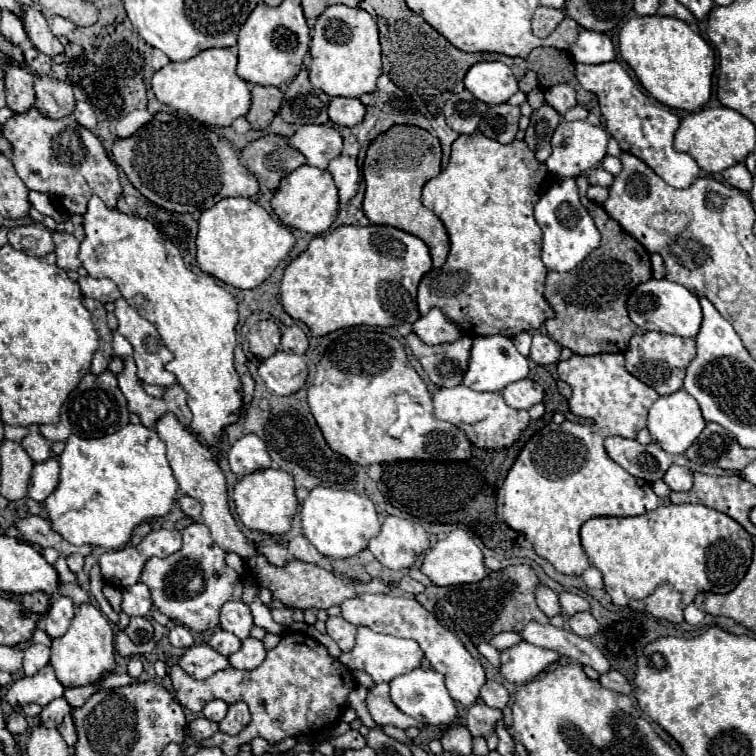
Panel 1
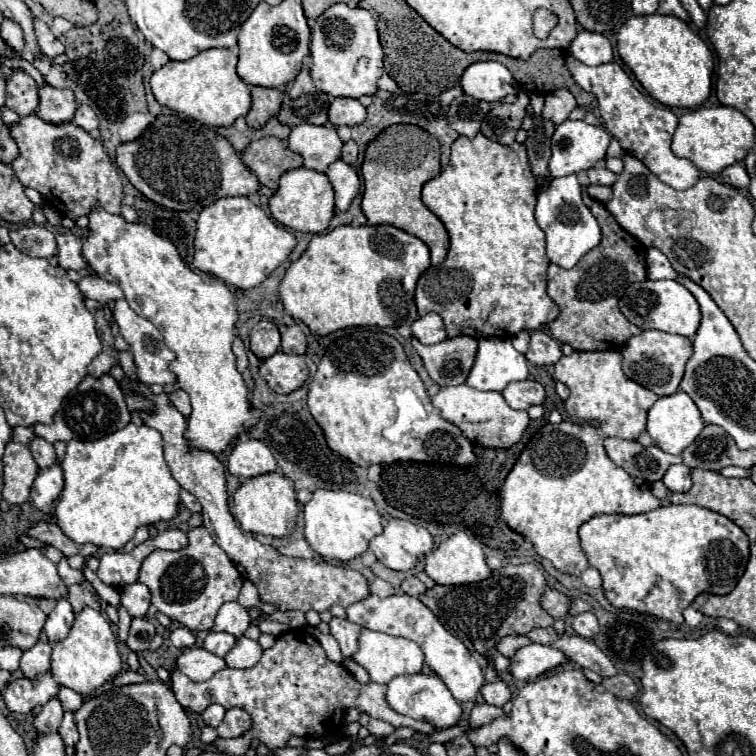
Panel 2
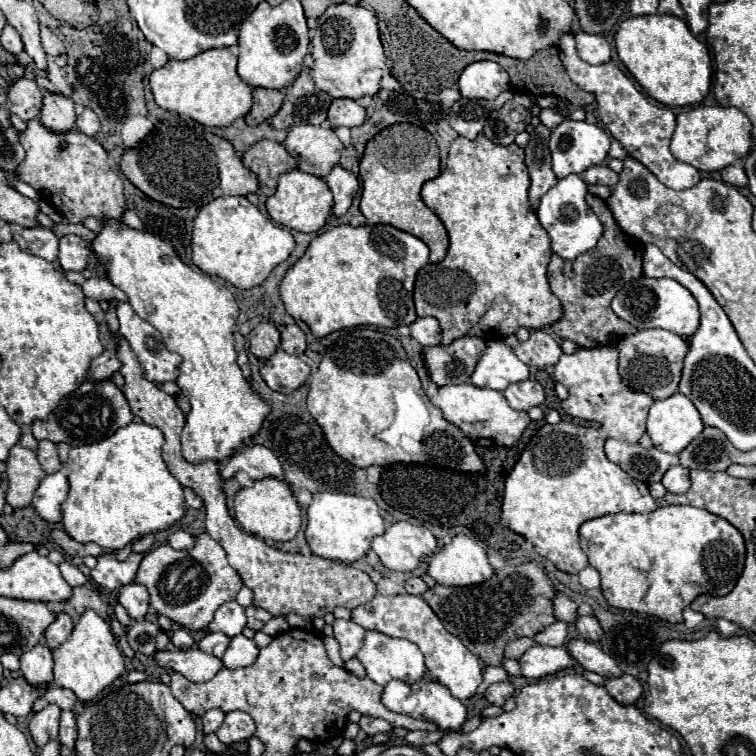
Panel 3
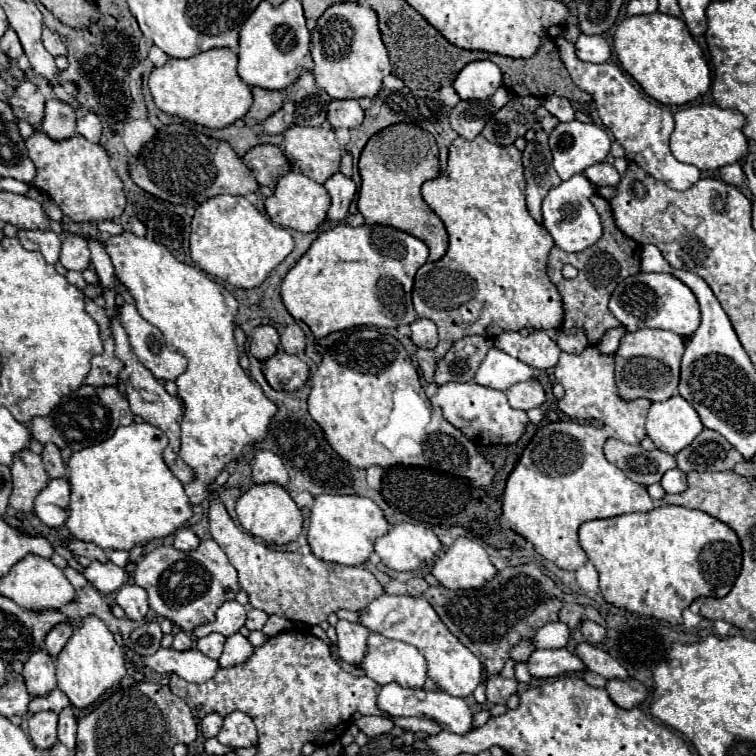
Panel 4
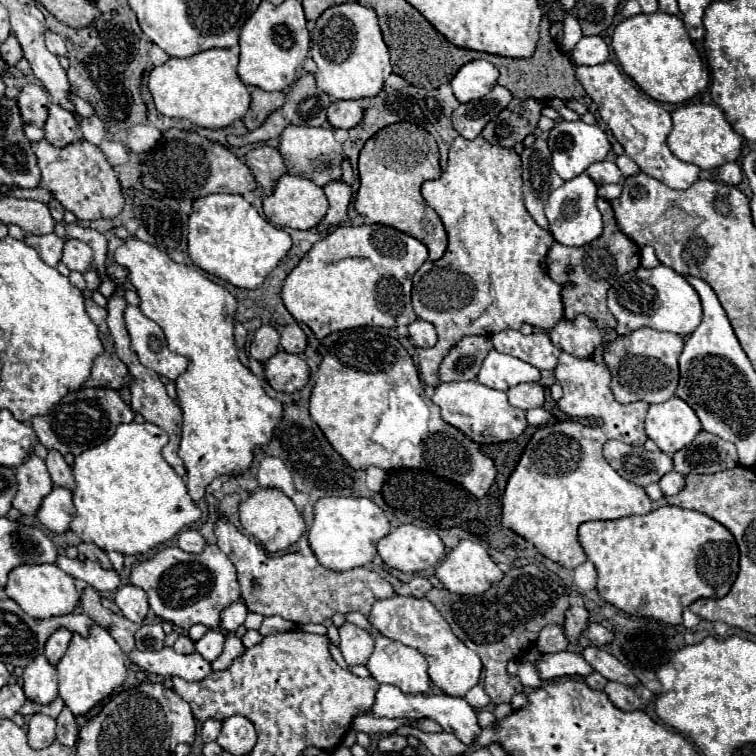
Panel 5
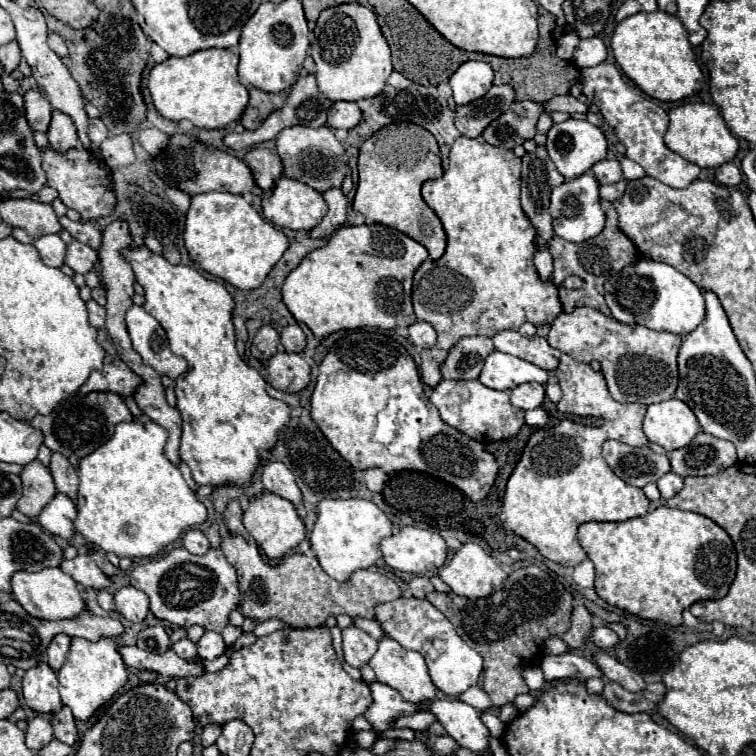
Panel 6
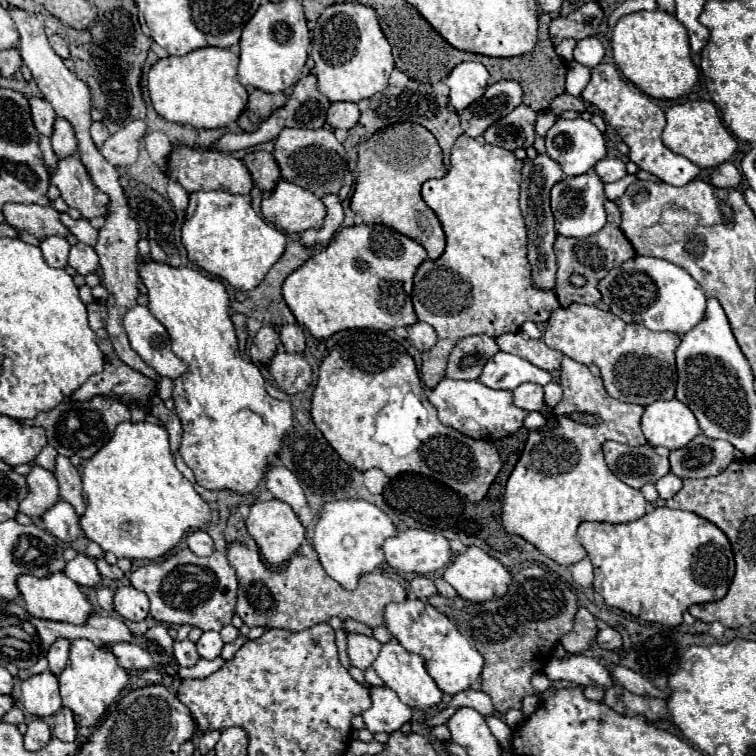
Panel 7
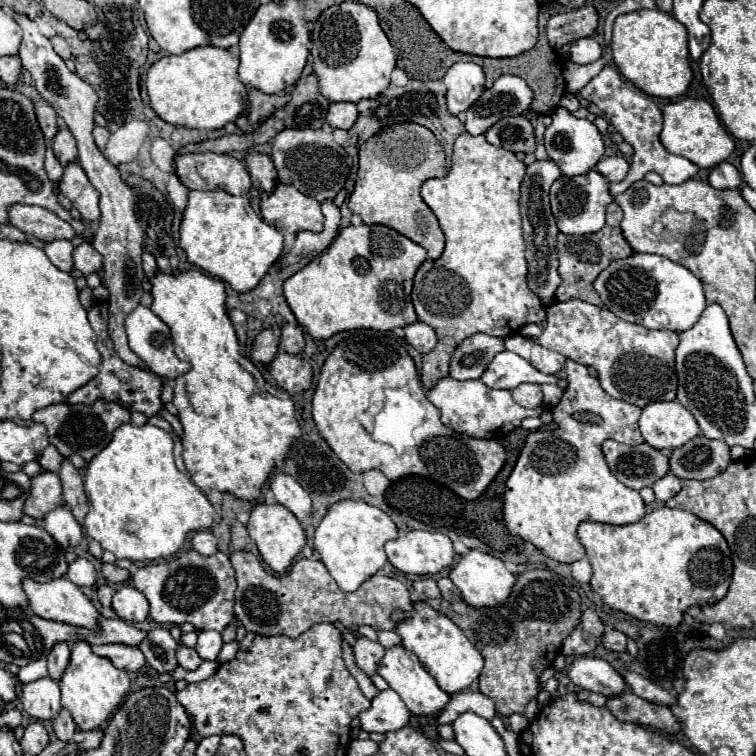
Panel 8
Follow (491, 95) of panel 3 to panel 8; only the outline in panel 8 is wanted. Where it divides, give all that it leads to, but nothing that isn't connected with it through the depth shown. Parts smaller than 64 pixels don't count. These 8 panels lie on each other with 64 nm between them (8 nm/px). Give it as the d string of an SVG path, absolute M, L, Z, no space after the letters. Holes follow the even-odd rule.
M456 62L444 76L444 82L446 82L446 104L448 104L448 110L452 114L460 114L460 112L466 112L478 98L480 94L484 92L484 70L482 66L474 64L474 62Z

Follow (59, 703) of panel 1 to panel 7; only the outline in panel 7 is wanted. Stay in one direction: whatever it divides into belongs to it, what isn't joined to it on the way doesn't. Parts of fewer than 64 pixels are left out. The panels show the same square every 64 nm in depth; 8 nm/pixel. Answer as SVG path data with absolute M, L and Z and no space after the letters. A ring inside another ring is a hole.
M36 718L28 724L28 730L24 734L24 748L30 752L42 750L50 742L50 738L52 738L50 726L42 718Z

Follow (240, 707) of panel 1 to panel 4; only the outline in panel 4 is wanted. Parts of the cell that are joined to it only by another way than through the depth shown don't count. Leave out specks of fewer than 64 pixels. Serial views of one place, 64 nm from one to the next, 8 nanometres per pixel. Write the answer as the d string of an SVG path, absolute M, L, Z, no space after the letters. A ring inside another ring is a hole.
M232 712L224 718L222 730L216 736L222 744L232 746L232 748L248 748L258 742L256 736L256 726L252 718L244 712Z

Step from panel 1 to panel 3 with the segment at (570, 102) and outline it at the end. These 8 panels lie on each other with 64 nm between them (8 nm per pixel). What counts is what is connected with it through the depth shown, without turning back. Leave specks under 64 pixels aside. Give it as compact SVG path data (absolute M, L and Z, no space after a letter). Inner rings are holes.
M544 108L544 110L540 112L540 120L542 120L542 124L546 124L548 128L556 128L560 122L566 120L566 114L558 112L556 108Z

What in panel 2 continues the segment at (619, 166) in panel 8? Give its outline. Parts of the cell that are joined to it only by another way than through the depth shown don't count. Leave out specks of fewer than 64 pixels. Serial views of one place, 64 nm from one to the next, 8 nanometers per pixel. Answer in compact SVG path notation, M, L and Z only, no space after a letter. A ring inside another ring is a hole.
M592 168L592 170L588 170L588 180L590 180L590 184L612 186L616 182L616 174L612 174L606 168Z

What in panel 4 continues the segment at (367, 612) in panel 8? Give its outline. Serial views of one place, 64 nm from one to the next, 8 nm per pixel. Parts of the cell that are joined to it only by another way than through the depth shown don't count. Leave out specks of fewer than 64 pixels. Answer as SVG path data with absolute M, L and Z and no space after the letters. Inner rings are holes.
M218 498L210 500L208 508L210 534L218 542L218 546L228 556L230 564L238 572L238 582L242 590L250 594L250 606L264 610L266 614L276 614L288 620L300 620L304 624L320 624L328 614L346 608L360 612L374 598L382 596L384 590L380 582L362 566L340 566L332 562L324 562L314 554L300 552L280 552L264 546L262 540L244 532L234 520L228 516L226 508Z

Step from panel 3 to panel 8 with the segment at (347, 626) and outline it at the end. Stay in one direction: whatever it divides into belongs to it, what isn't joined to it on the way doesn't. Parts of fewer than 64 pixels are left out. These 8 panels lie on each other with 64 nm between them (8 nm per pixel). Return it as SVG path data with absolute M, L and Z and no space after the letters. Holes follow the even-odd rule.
M358 636L352 650L354 650L358 668L366 674L376 674L376 662L380 662L380 658L384 656L384 646L380 646L374 640L368 640L364 636Z

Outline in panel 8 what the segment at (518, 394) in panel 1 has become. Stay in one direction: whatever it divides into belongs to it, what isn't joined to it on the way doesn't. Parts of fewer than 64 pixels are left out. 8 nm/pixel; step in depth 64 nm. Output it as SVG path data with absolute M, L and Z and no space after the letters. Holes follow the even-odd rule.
M520 384L512 390L514 400L524 408L538 408L542 406L542 388L540 384Z

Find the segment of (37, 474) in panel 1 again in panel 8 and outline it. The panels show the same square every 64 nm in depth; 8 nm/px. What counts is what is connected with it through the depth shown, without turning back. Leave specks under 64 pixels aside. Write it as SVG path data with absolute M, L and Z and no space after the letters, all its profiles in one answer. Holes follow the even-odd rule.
M58 506L44 516L44 530L64 548L82 540L82 526L76 522L68 506Z

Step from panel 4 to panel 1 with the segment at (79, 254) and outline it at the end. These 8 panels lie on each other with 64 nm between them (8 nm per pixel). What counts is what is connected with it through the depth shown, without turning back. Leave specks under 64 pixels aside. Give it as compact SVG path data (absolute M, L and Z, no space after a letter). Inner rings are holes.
M52 232L52 238L56 244L56 266L64 270L78 270L82 266L82 262L78 260L80 240L68 232Z

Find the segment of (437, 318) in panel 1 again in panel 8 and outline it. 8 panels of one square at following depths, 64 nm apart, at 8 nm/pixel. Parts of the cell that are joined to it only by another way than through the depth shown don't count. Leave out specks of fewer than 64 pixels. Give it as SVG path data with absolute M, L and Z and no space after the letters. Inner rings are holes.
M414 322L406 326L404 332L406 332L406 342L412 344L420 354L426 354L436 346L436 332L424 322Z

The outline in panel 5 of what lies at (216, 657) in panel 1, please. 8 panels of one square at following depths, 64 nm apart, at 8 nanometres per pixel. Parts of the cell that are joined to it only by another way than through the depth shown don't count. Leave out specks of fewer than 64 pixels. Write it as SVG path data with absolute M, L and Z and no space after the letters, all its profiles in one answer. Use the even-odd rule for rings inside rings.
M162 648L160 652L134 650L130 652L130 660L146 672L154 672L160 676L180 676L188 682L198 682L212 674L212 664L198 652L178 654L174 652L174 648Z

